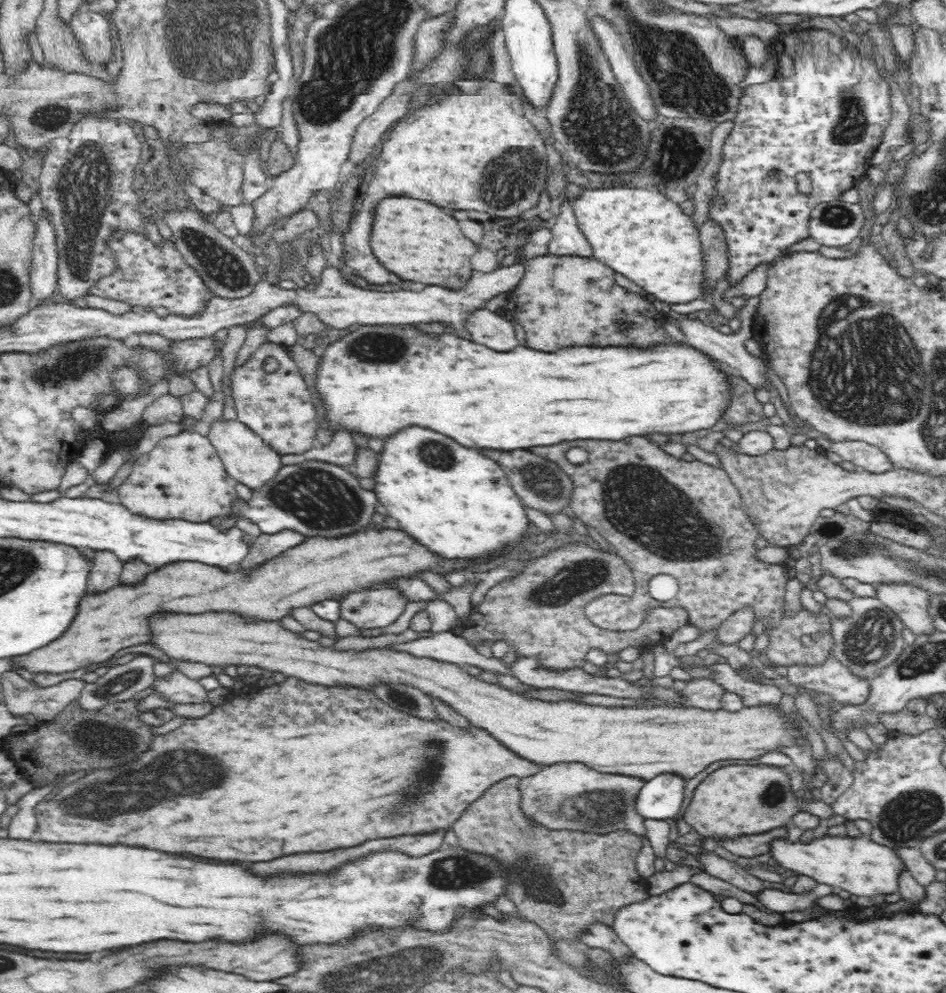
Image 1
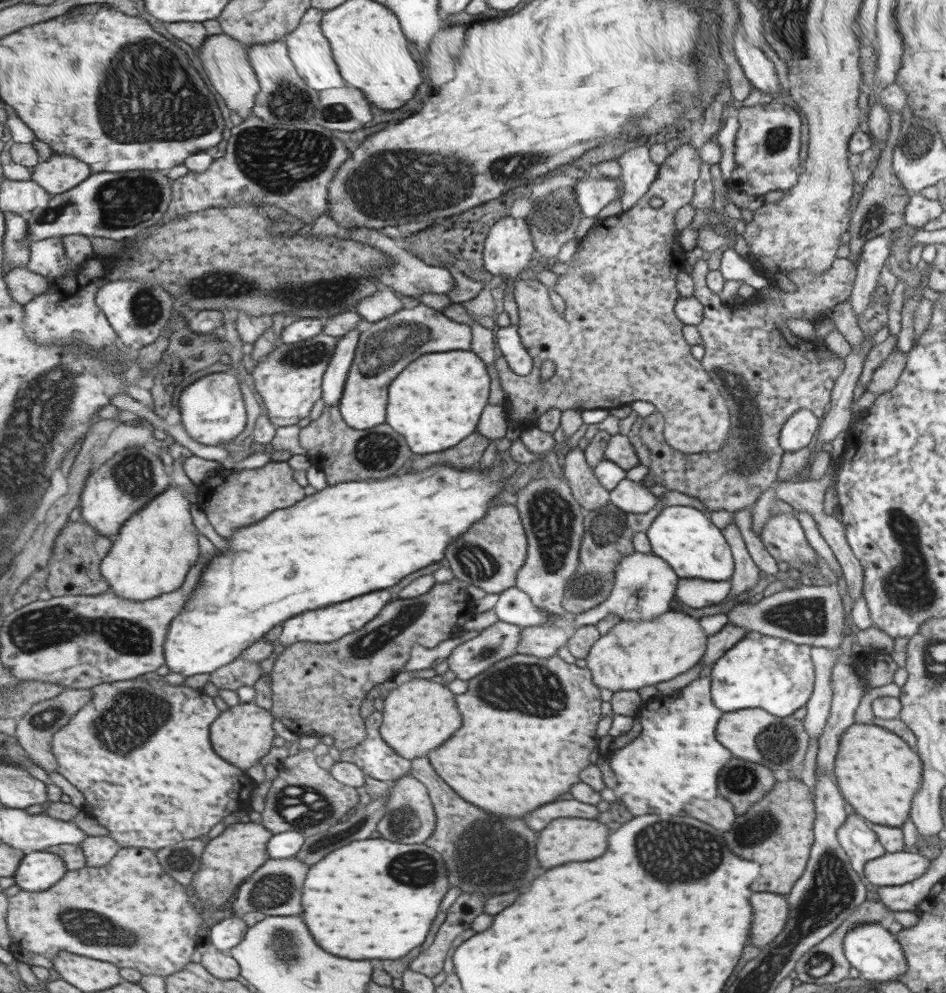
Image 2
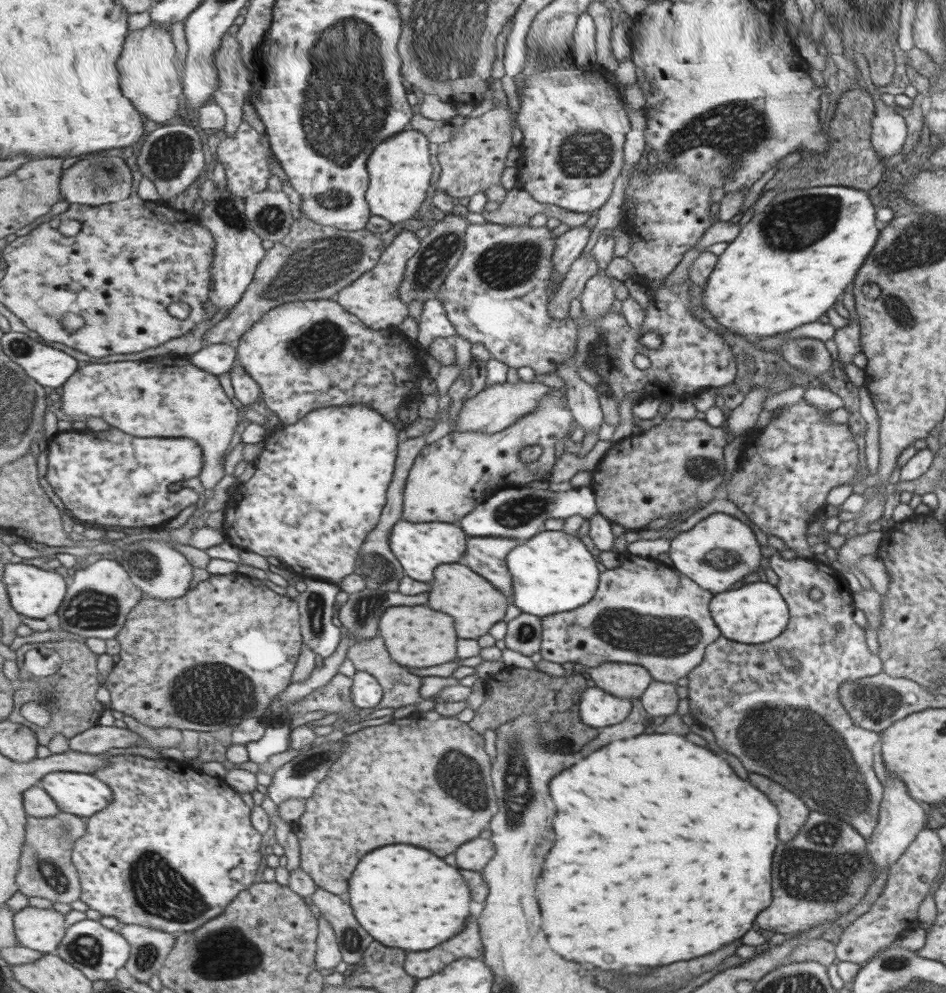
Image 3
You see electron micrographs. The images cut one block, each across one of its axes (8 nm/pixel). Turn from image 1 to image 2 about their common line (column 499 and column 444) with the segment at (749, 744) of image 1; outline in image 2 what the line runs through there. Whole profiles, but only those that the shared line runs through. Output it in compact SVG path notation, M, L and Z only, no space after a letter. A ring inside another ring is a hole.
M411 679L399 684L385 695L382 709L380 738L402 758L415 760L426 756L435 746L445 742L461 724L453 693L430 679Z

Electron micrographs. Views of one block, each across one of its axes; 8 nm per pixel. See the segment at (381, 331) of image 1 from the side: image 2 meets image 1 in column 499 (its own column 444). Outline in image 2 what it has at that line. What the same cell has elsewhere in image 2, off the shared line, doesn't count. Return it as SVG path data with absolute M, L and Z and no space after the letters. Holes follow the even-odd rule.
M468 350L435 352L419 356L387 388L389 412L385 422L401 434L415 454L431 454L455 446L469 436L487 404L489 378L483 362Z

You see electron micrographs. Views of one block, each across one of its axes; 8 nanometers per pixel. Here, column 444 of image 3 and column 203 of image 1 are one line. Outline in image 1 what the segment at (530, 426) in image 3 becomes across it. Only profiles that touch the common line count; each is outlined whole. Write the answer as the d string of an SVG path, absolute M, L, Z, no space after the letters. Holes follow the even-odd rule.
M189 430L161 438L150 452L142 454L130 476L117 488L117 493L120 502L134 514L158 520L182 519L199 523L231 514L232 501L237 497L236 484L237 480L228 474L211 440Z

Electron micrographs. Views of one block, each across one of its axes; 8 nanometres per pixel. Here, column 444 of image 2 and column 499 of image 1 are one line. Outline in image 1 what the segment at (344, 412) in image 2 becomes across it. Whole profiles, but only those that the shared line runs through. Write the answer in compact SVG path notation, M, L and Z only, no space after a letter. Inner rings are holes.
M485 308L476 309L468 315L465 330L475 343L498 352L511 351L520 344L512 319Z

